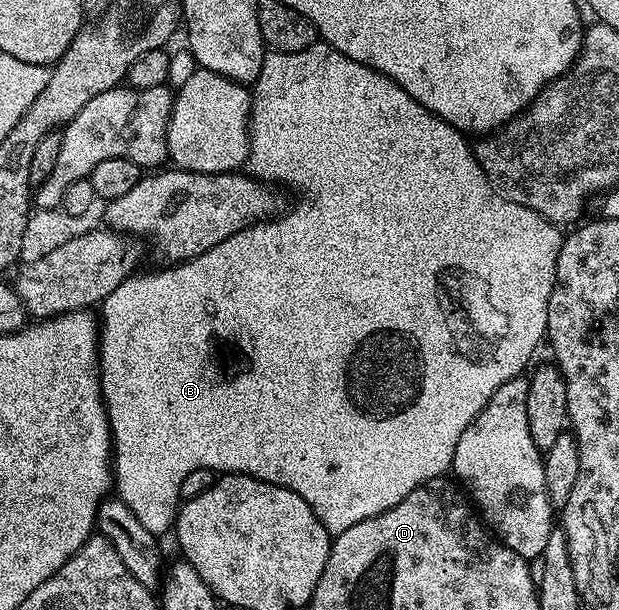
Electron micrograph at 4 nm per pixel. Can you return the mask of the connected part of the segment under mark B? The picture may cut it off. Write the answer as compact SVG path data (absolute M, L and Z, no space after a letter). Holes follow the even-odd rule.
M321 40L315 41L314 45L304 48L300 52L291 54L267 53L265 60L262 61L262 71L258 81L252 86L252 101L250 103L249 117L250 131L250 154L248 159L248 170L251 175L265 180L271 184L281 184L283 187L291 186L294 190L302 193L303 202L289 212L281 216L257 222L255 226L246 226L240 232L228 236L216 248L208 248L195 258L188 258L184 262L167 265L167 270L154 270L151 274L135 273L133 276L124 280L116 292L112 292L100 303L101 317L104 319L104 325L100 330L100 341L98 344L98 372L102 380L102 398L106 401L106 415L110 421L110 441L112 443L112 486L116 491L117 497L122 499L128 508L132 508L132 516L148 528L155 536L162 536L166 529L171 529L172 523L176 518L176 511L180 506L178 493L180 484L188 472L197 470L213 470L222 474L250 474L254 478L260 479L268 484L276 484L280 488L288 488L312 508L316 520L324 524L324 528L329 534L336 535L344 532L344 528L352 528L352 524L360 524L360 520L368 520L385 510L391 510L408 492L420 488L425 482L430 482L434 478L441 478L453 467L454 453L456 444L460 444L460 436L464 436L464 428L476 420L476 416L492 400L492 396L502 384L508 384L508 380L519 377L523 373L522 369L530 362L530 357L534 354L534 349L538 345L543 345L546 338L546 325L548 324L548 310L546 309L546 299L554 287L554 277L556 276L556 260L562 247L563 231L555 223L549 222L544 216L532 212L532 208L524 208L524 204L516 204L511 198L498 193L494 185L486 179L486 173L479 162L471 143L464 137L457 126L449 126L442 118L437 118L430 110L426 110L416 100L408 96L401 86L389 78L382 77L380 72L344 56L336 48L332 48L327 42ZM226 310L238 310L234 318L226 322ZM210 334L214 334L214 358L210 358ZM238 350L246 354L246 366L259 378L250 378L245 382L238 378ZM270 370L278 370L278 379L270 378Z

